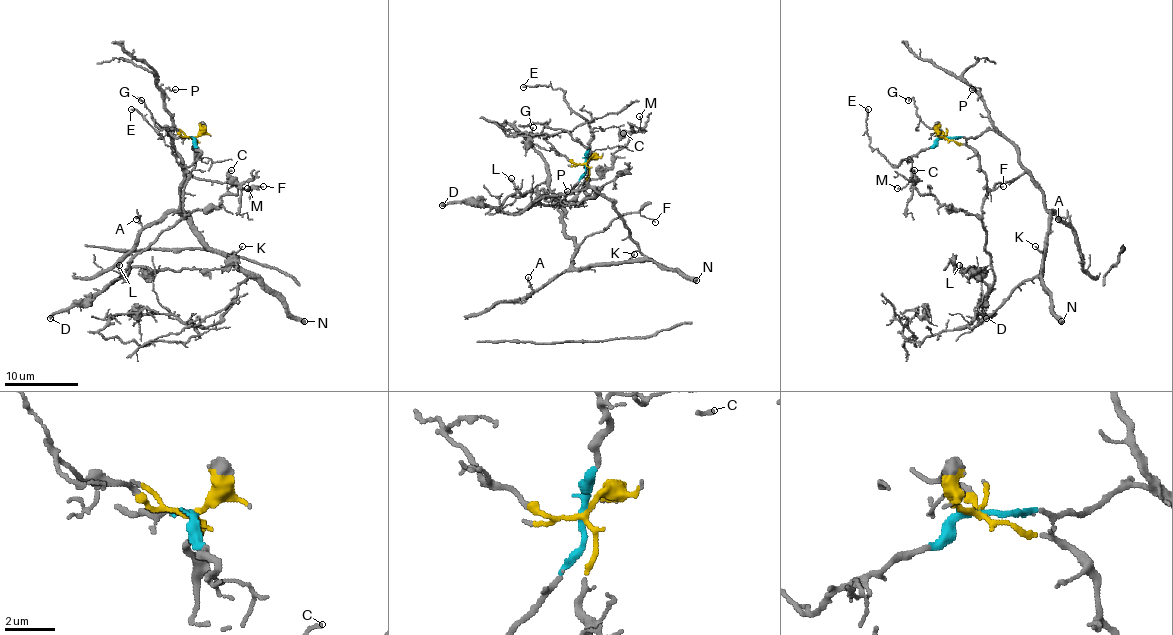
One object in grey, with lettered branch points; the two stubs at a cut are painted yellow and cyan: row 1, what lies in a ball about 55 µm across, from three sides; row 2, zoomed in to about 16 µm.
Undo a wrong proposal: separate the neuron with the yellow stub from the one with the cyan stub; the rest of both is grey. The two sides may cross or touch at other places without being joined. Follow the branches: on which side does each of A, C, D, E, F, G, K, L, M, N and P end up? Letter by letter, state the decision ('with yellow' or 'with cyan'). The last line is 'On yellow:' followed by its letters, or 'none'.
A: with cyan
C: with yellow
D: with yellow
E: with cyan
F: with cyan
G: with yellow
K: with cyan
L: with yellow
M: with yellow
N: with cyan
P: with cyan
On yellow: C, D, G, L, M

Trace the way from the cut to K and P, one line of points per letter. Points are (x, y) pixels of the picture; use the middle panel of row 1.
K: (586, 163), (586, 173), (559, 206), (564, 233), (575, 244), (575, 268), (623, 262), (634, 253)
P: (586, 163), (586, 173), (559, 206), (561, 211), (564, 211), (557, 204), (557, 198), (568, 191)

